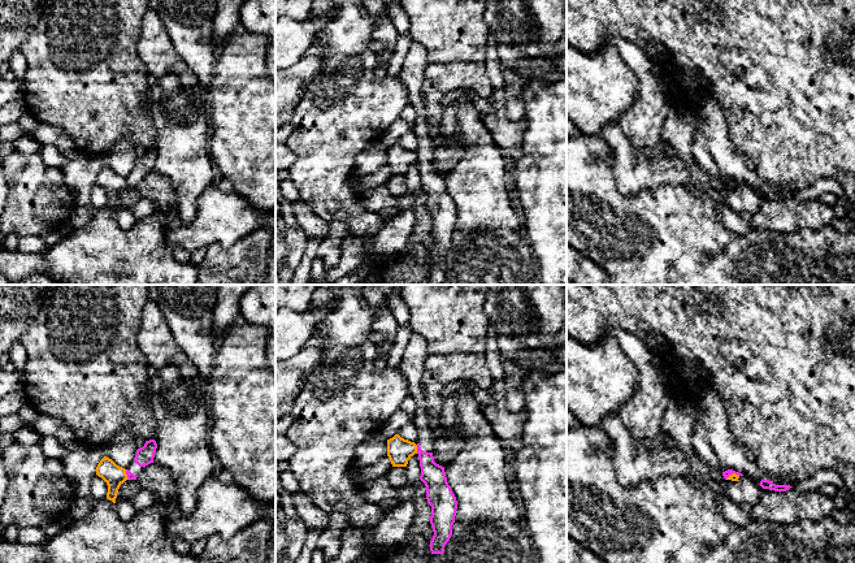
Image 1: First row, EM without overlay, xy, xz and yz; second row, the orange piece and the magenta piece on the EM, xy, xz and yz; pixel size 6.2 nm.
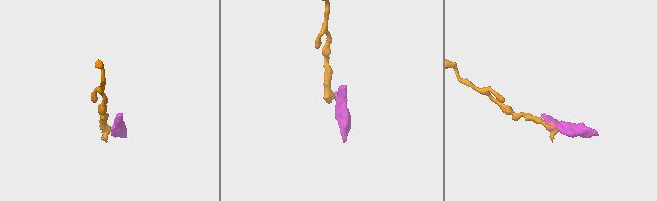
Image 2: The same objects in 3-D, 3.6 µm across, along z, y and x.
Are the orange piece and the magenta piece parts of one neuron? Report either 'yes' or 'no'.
no

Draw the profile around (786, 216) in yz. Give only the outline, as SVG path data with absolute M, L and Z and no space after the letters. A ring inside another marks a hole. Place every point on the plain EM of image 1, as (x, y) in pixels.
M763 198L759 209L751 216L752 228L774 233L794 233L802 229L820 230L837 218L834 208L820 199L799 202Z

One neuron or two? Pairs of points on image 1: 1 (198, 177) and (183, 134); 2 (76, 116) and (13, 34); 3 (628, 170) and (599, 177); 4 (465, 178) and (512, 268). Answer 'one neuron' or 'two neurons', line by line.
1: one neuron
2: two neurons
3: two neurons
4: one neuron

